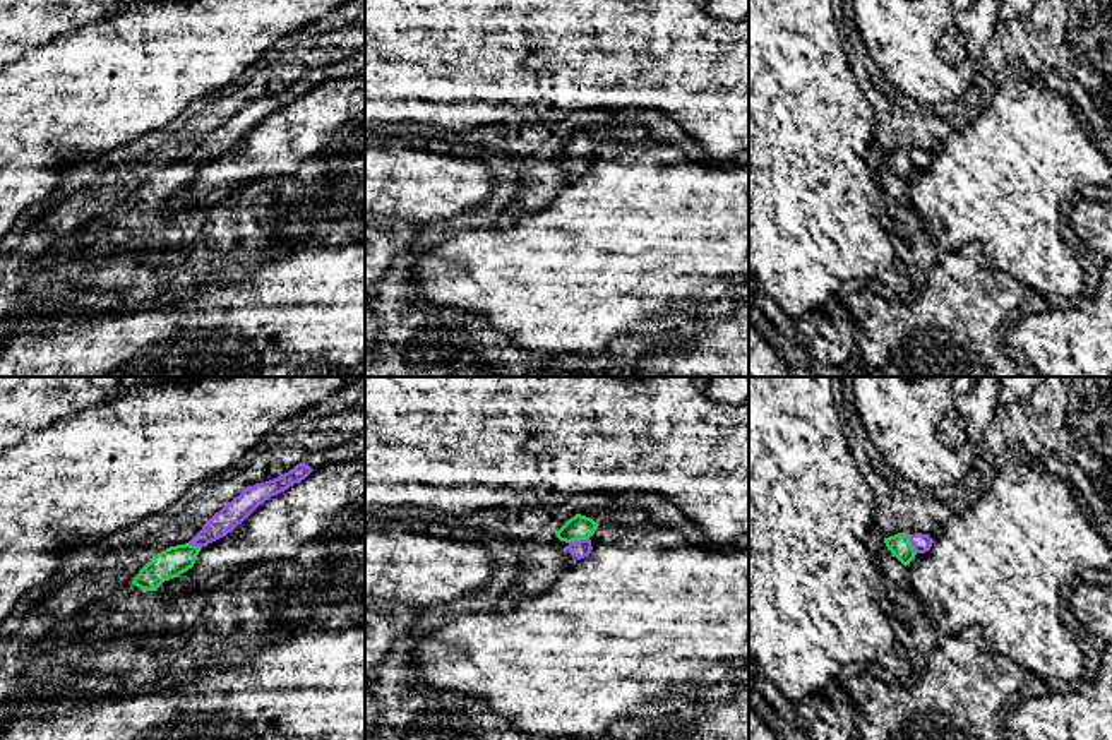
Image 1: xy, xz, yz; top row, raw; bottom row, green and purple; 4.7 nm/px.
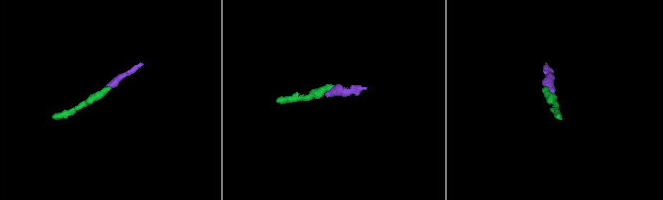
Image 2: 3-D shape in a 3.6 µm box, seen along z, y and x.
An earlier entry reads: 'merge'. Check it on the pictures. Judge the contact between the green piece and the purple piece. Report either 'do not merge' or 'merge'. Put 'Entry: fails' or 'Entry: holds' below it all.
merge
Entry: holds

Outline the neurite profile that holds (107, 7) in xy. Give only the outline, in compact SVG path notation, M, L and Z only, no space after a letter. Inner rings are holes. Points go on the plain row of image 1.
M0 0L0 72L26 51L139 0Z

